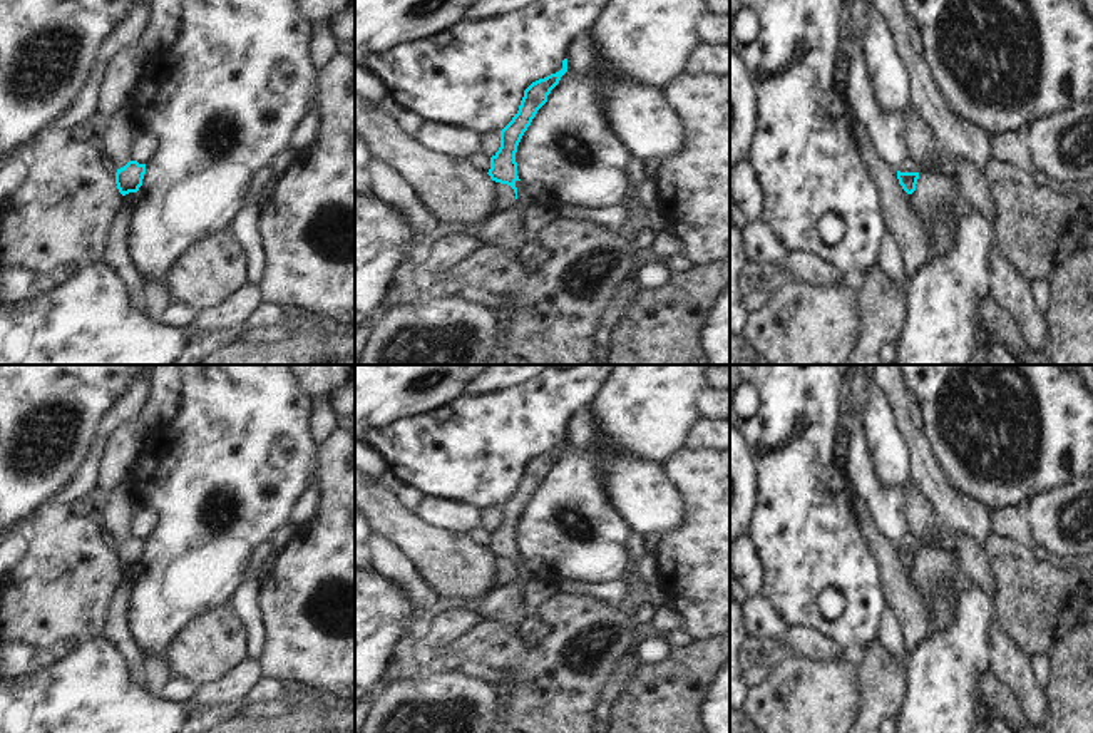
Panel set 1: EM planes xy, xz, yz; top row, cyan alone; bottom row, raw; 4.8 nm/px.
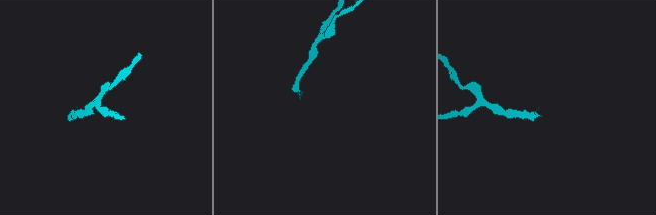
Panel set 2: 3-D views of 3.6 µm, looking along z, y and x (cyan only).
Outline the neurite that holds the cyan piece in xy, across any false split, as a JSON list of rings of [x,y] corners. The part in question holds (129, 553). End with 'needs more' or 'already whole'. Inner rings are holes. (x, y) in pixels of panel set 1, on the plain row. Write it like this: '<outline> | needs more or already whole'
[[[129,536],[124,542],[115,547],[115,559],[122,571],[129,567],[137,567],[142,561],[142,554],[146,549],[146,539],[139,539],[137,536]]] | already whole

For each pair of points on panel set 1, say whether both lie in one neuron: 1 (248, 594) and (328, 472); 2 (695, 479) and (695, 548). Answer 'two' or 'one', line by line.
1: two
2: one

